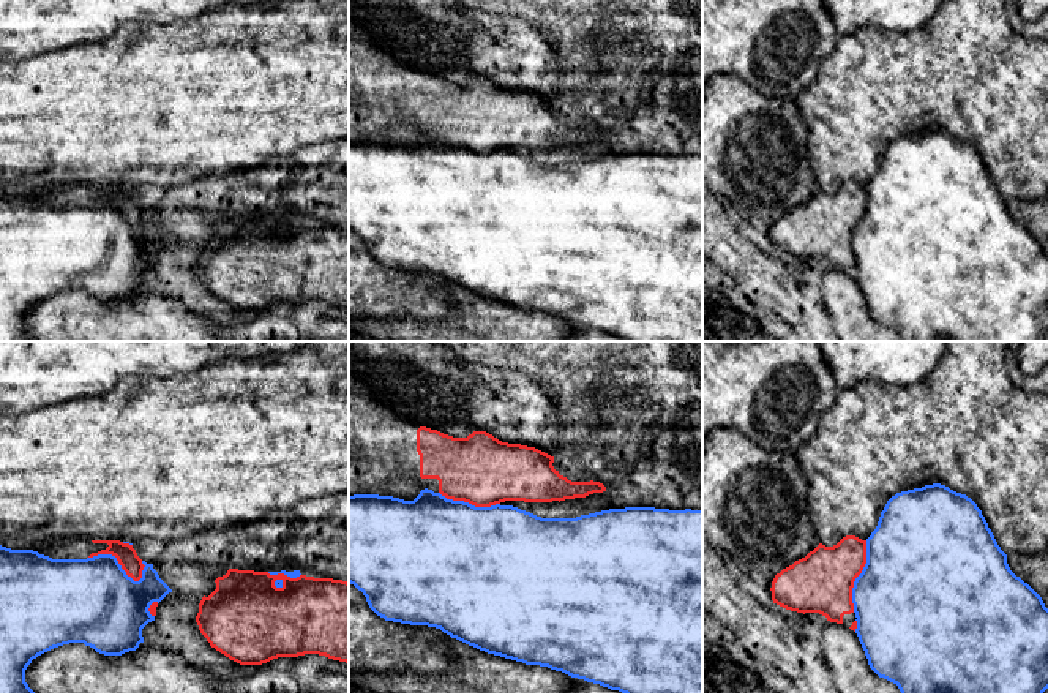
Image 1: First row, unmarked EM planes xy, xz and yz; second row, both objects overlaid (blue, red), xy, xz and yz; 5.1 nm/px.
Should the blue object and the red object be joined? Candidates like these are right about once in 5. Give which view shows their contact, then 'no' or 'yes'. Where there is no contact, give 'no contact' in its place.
xy | no

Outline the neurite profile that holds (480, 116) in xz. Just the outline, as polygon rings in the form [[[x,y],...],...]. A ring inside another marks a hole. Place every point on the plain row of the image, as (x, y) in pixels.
[[[417,76],[420,123],[437,125],[447,145],[475,153],[505,147],[552,148],[606,137],[600,128],[571,128],[554,115],[554,103],[521,90],[502,88],[486,77],[453,84]]]

